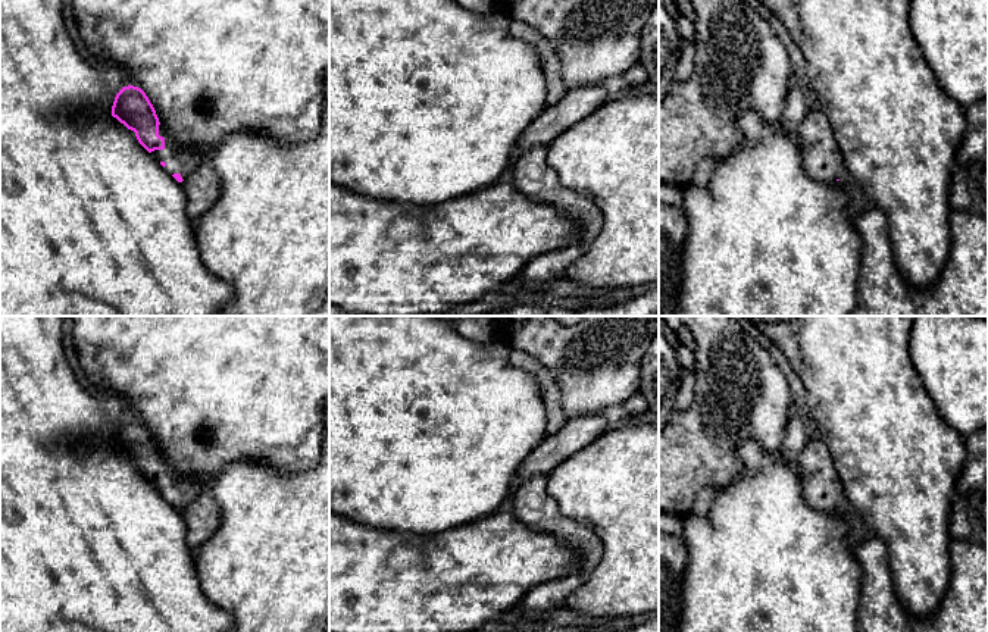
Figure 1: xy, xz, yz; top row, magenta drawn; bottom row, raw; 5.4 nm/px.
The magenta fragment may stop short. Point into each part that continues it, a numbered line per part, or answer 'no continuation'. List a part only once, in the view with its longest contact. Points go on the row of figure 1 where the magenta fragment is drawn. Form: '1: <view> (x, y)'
1: xy (180, 159)

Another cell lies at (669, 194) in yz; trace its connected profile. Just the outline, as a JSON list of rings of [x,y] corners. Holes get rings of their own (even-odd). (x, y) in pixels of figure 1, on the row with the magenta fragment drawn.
[[[659,181],[659,201],[682,209],[684,191],[672,184]]]

